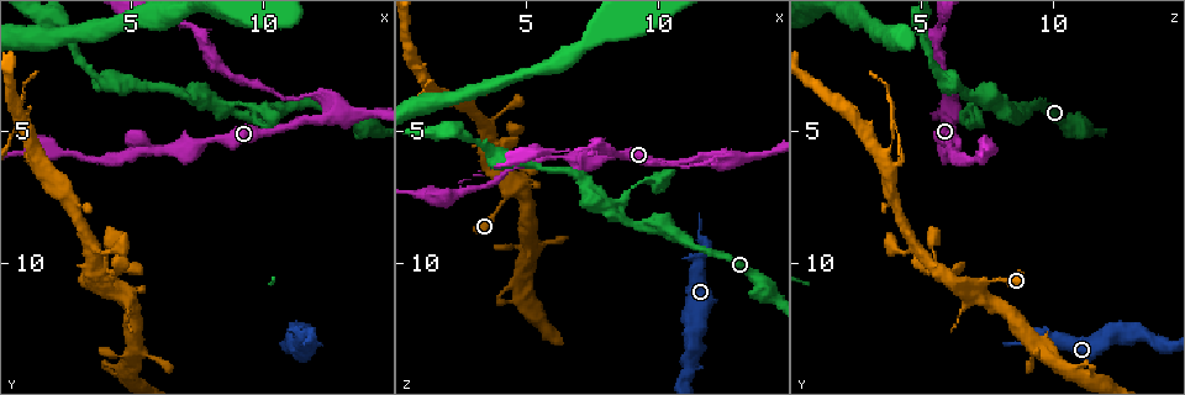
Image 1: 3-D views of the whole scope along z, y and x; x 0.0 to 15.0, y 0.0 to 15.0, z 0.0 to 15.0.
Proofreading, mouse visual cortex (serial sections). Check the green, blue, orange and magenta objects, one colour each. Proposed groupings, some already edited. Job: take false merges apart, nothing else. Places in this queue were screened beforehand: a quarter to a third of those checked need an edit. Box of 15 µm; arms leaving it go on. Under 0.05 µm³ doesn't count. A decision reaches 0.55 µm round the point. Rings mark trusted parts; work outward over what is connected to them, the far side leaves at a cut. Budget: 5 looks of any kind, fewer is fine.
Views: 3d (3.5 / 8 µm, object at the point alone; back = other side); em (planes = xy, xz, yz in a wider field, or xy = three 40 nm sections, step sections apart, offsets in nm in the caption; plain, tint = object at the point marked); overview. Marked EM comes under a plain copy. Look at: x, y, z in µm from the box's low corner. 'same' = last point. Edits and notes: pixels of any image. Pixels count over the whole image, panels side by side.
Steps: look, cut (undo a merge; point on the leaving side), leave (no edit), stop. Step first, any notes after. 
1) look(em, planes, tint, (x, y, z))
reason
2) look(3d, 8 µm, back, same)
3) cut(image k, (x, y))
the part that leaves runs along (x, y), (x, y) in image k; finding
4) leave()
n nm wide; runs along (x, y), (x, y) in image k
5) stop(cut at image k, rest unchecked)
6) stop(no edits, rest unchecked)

look(3d, 3.5 µm, (9.8, 4.2, 6.8))
a fork

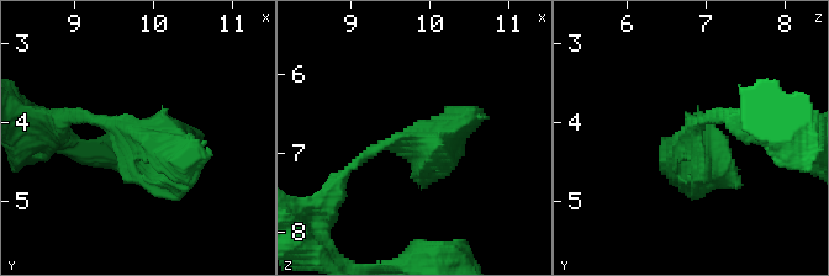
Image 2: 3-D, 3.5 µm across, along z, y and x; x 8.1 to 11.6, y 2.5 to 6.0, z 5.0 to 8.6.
look(em, xy, step 2, tint, (9.70, 4.05, 6.75))
shape alone is not enough

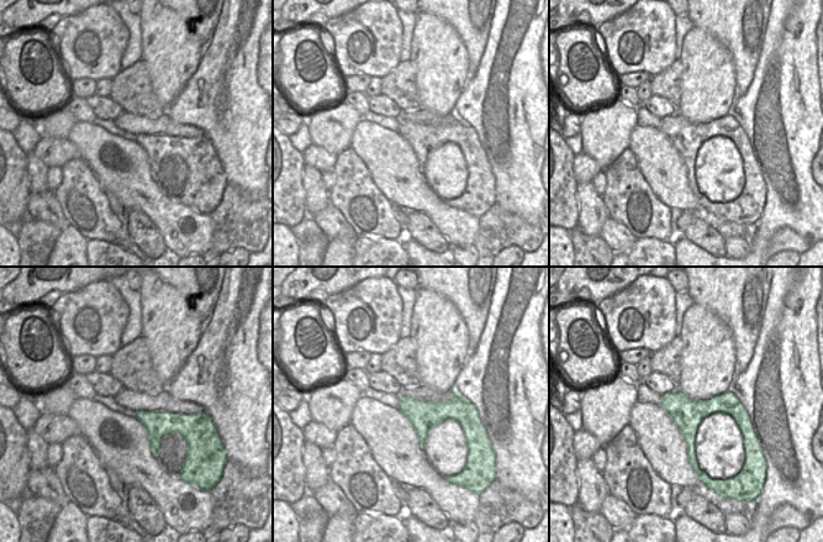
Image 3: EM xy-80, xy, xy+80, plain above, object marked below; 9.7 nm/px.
leave()
one cell here

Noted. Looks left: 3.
look(3d, 3.5 µm, (12.0, 3.7, 6.3))
sudden change in width

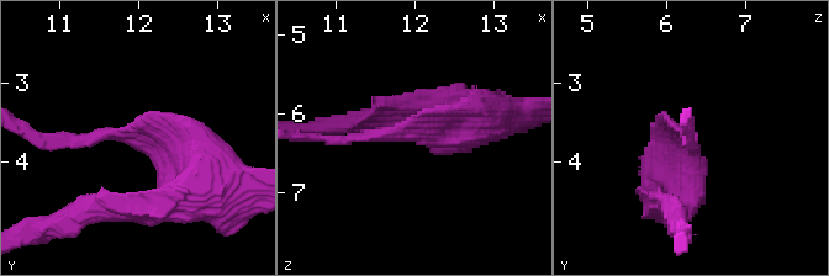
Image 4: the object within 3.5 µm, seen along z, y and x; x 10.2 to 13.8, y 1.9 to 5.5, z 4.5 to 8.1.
look(em, xy, step 1, tint, (12.05, 3.70, 6.25))

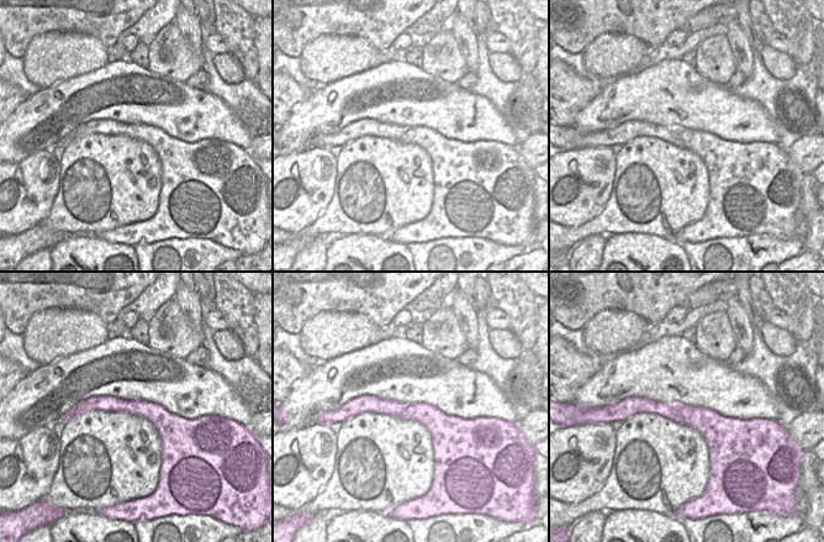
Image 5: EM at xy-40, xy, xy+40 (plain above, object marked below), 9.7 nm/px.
leave()
arms of 150, 500 nm; all the same cell

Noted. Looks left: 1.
stop(no edits, rest unchecked)

